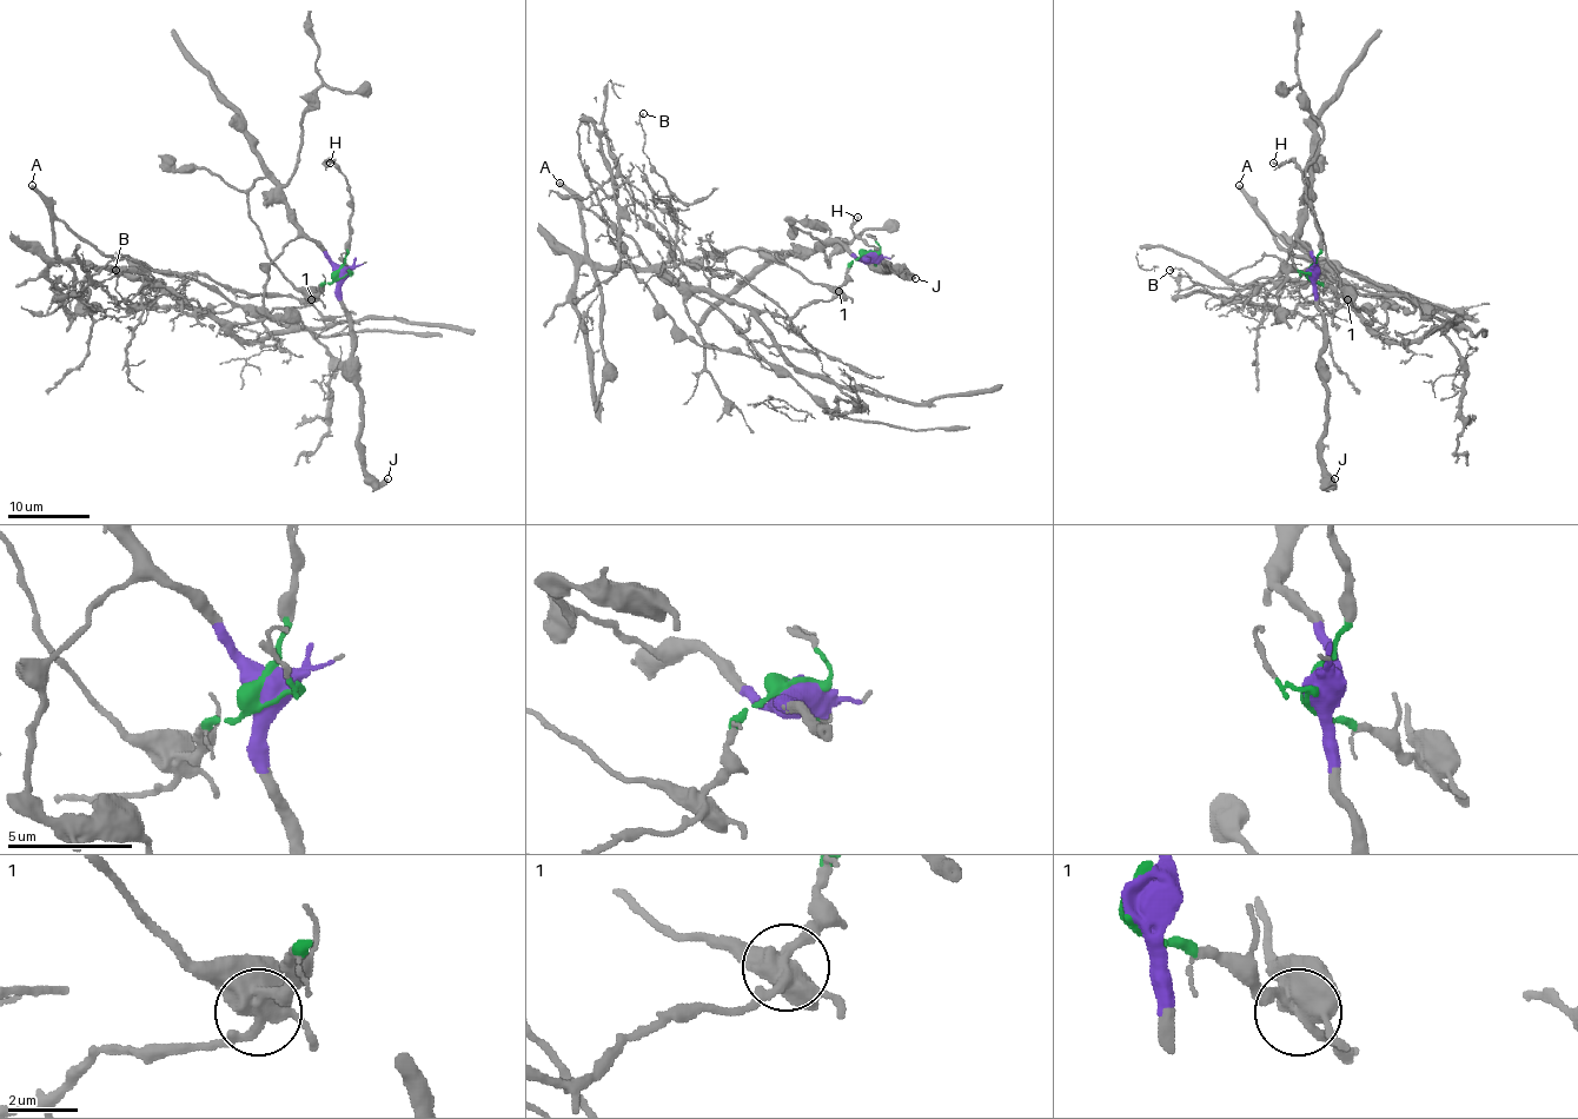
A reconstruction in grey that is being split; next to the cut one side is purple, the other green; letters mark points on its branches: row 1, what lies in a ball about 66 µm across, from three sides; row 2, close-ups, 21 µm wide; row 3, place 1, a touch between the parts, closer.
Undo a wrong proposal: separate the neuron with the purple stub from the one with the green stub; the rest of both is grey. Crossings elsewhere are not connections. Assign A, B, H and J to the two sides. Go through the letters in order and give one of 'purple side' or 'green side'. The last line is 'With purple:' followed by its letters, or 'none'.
A: green side
B: green side
H: green side
J: purple side
With purple: J

